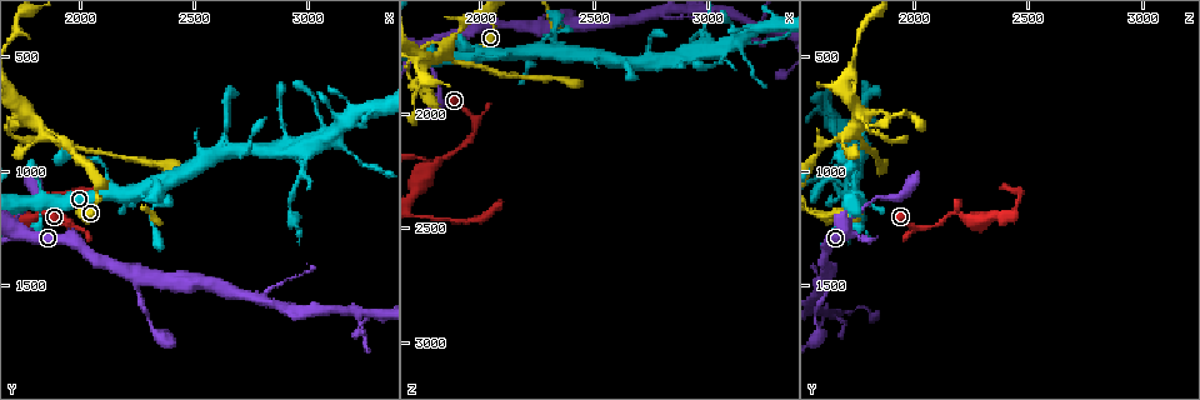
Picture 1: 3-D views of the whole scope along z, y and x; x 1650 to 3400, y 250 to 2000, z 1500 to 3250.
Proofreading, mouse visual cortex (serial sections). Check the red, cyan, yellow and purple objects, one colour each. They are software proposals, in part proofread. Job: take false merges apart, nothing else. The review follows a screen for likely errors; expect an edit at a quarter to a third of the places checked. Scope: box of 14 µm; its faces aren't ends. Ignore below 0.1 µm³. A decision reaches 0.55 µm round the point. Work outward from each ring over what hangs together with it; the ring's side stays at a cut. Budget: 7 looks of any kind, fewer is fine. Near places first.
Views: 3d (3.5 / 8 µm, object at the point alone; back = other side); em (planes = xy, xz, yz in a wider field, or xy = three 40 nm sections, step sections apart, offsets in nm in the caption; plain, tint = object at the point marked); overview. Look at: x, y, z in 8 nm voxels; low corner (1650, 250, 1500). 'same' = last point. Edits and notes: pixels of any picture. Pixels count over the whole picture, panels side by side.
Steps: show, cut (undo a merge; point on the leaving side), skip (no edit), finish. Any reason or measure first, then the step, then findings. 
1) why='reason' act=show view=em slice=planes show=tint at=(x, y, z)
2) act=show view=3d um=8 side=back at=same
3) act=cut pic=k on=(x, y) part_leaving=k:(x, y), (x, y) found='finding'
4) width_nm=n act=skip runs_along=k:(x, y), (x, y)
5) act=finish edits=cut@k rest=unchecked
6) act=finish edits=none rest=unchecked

why='thick turns thin' act=show view=3d um=3.5 at=(1850, 840, 1720)

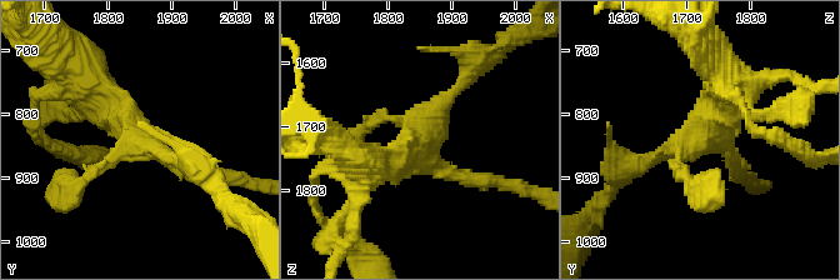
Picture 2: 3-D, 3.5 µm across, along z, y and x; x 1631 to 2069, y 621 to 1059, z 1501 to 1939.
act=show view=em slice=xy step=1 show=tint at=(1850, 845, 1720)

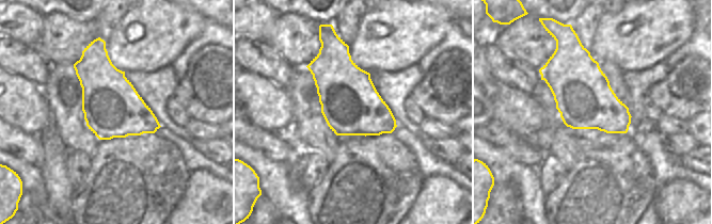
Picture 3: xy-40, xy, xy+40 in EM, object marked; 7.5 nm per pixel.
width_nm=440 act=skip runs_along=2:(186, 168), (144, 148), (86, 79) found='one cell here'

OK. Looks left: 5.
why='thick turns thin' act=show view=3d um=3.5 at=(1850, 1180, 2200)

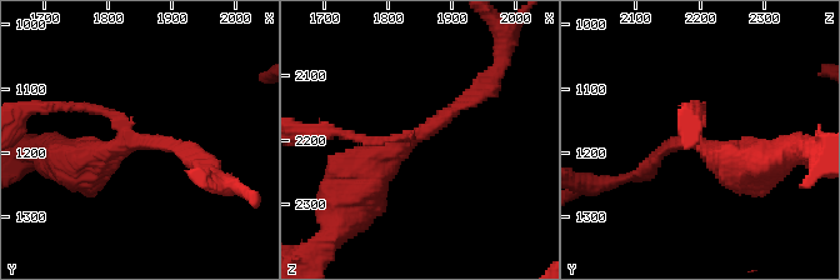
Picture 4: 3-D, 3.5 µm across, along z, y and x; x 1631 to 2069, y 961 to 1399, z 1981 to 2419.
why='shape alone is not enough' act=show view=em slice=xy step=1 show=tint at=(1850, 1185, 2190)

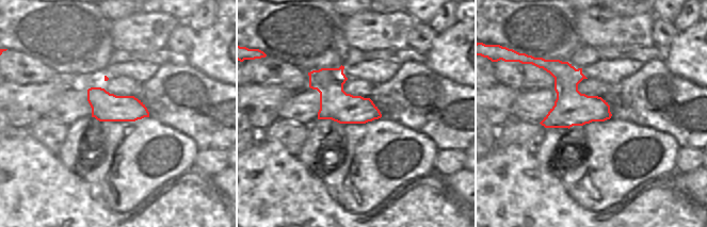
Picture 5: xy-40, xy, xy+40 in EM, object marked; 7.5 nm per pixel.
arms=3 act=skip runs_along=4:(481, 86), (370, 173), (359, 189) found='one cell here'

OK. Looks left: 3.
act=show view=3d um=3.5 at=(2980, 920, 1680)

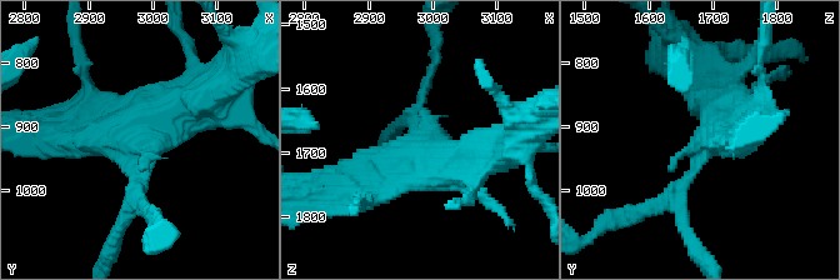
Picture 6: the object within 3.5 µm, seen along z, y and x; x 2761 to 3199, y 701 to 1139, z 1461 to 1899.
act=skip runs_along=6:(58, 139), (128, 131), (208, 96) found='one cell here'

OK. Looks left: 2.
act=finish edits=none rest=unchecked

